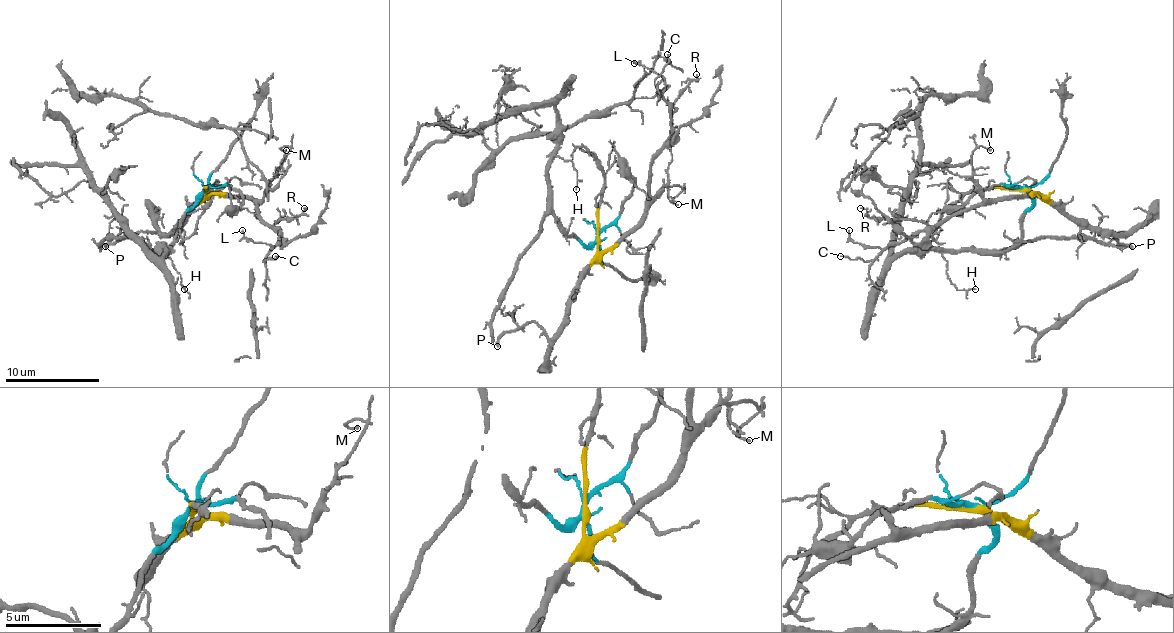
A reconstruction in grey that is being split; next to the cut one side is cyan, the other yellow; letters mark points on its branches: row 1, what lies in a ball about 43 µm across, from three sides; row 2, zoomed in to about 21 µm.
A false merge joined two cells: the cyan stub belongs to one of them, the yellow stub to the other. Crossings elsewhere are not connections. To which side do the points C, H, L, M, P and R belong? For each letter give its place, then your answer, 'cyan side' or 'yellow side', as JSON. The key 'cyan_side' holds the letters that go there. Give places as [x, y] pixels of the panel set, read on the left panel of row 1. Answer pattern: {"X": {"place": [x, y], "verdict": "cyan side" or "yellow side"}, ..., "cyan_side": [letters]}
{"C": {"place": [275, 256], "verdict": "yellow side"}, "H": {"place": [184, 289], "verdict": "cyan side"}, "L": {"place": [242, 230], "verdict": "yellow side"}, "M": {"place": [286, 150], "verdict": "yellow side"}, "P": {"place": [105, 246], "verdict": "yellow side"}, "R": {"place": [304, 208], "verdict": "yellow side"}, "cyan_side": ["H"]}

